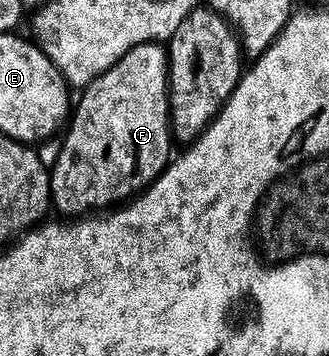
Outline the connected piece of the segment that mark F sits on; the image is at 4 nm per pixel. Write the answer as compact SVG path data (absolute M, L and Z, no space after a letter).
M161 42L138 44L134 48L128 49L106 72L100 73L90 84L81 88L79 95L82 96L79 99L77 96L76 102L73 104L68 126L60 139L58 156L54 166L49 168L52 207L55 212L58 210L62 214L59 216L86 217L91 213L98 213L103 209L125 204L131 197L145 191L165 171L167 163L172 158L172 152L170 152L170 143L172 144L172 136L170 134L170 82L168 81L168 69L166 68L166 52L167 48Z

